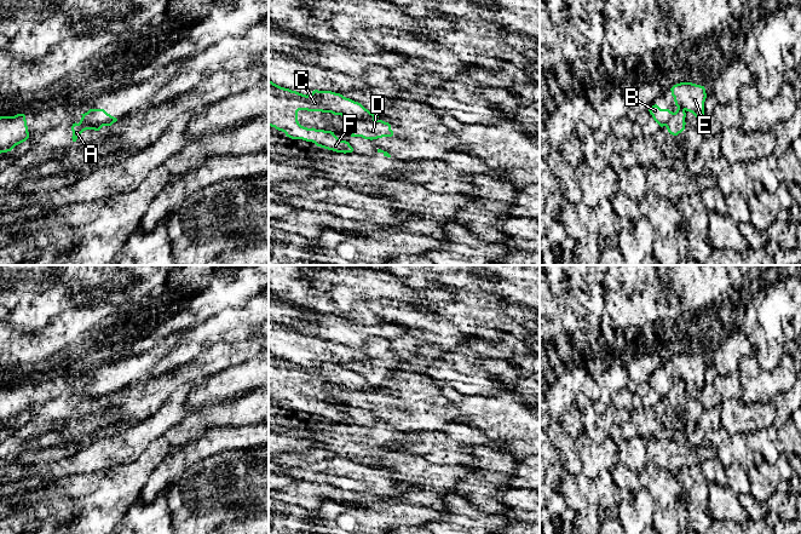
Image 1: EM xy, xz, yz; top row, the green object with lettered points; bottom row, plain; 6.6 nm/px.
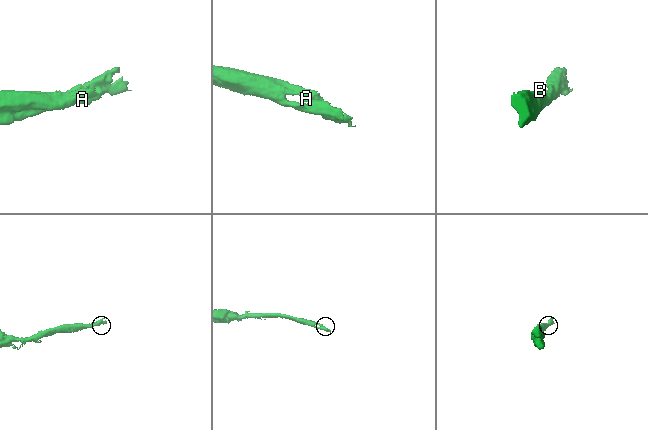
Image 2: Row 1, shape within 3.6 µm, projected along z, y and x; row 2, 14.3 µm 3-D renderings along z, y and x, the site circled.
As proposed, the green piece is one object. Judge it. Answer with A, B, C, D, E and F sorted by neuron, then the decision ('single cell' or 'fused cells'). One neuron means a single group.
groups A D / B C E F; fused cells

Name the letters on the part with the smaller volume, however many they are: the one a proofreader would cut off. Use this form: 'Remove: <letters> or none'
Remove: A, D

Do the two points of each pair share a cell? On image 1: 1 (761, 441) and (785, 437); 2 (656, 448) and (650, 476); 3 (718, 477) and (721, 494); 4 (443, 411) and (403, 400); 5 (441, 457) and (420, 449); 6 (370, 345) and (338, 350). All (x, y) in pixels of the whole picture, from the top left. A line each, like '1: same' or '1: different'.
1: same
2: different
3: different
4: same
5: same
6: different

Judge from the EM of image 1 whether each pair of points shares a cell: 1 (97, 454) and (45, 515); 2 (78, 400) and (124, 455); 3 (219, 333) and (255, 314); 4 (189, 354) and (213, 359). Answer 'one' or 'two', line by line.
1: two
2: two
3: one
4: two

